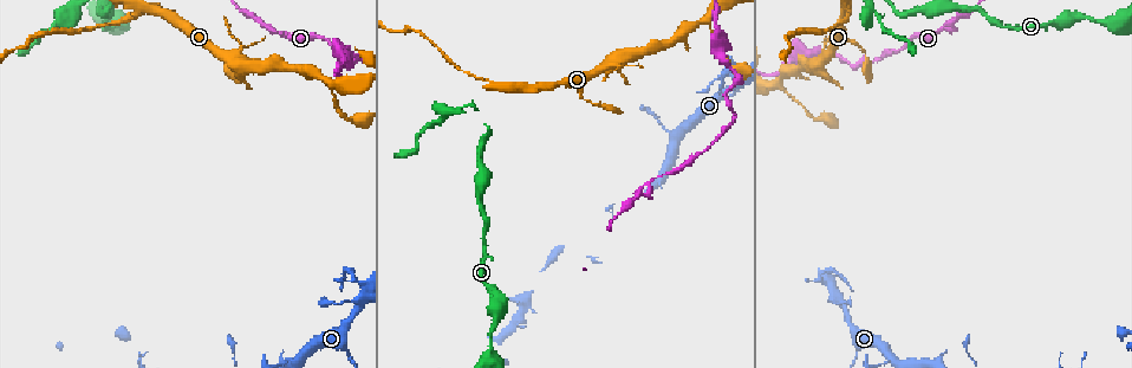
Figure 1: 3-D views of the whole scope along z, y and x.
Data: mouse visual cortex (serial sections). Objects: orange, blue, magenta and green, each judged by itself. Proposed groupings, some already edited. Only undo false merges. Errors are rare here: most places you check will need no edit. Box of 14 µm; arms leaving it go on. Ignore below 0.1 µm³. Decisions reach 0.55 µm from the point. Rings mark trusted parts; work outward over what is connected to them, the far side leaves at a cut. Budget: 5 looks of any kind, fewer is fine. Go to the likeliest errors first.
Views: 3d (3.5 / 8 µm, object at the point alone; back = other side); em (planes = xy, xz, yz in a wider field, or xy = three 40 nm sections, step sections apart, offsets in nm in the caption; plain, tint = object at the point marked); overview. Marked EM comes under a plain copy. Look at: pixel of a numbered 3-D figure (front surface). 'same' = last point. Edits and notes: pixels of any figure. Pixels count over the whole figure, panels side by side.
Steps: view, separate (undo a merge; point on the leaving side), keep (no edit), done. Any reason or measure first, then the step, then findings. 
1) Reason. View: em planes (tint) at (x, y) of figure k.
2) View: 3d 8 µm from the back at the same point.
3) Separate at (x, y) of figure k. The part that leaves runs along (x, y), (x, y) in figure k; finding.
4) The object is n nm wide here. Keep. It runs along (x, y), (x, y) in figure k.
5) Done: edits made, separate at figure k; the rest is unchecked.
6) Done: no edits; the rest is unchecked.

View: 3d 8 µm at (852, 67) of figure 1.

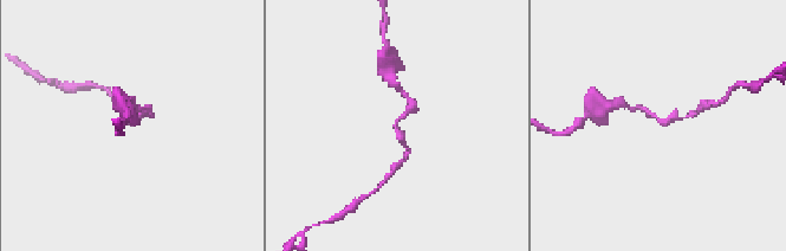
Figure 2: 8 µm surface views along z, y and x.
Closer look. View: 3d 3.5 µm at (393, 127) of figure 2.

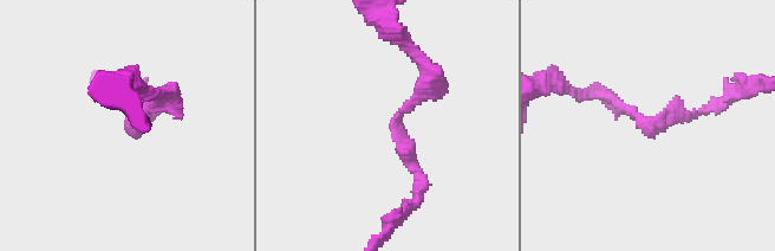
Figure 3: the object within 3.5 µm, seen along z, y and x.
The arms are 150, 200 nm wide. View: em xy step 2 (tint) at (648, 121) of figure 3.

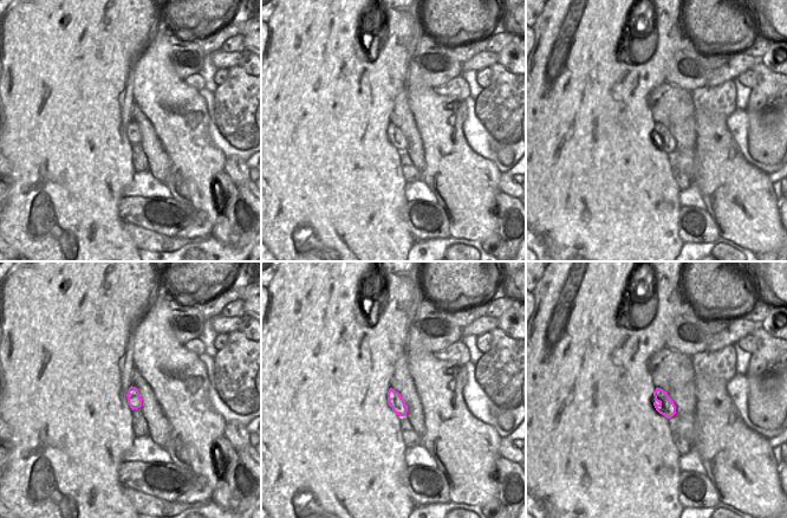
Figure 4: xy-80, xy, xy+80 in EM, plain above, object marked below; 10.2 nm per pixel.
Keep. It runs along (709, 108), (645, 123), (591, 94) in figure 3; one cell here.

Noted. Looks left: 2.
Calibre changes. View: 3d 3.5 µm at (127, 15) of figure 1.

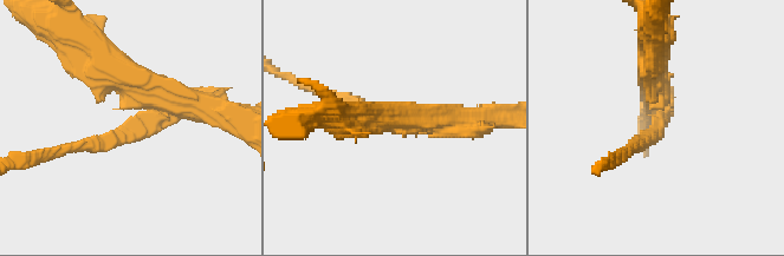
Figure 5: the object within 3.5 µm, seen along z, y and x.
The arms are 200, 350 nm wide. View: em planes (tint) at (134, 123) of figure 5.

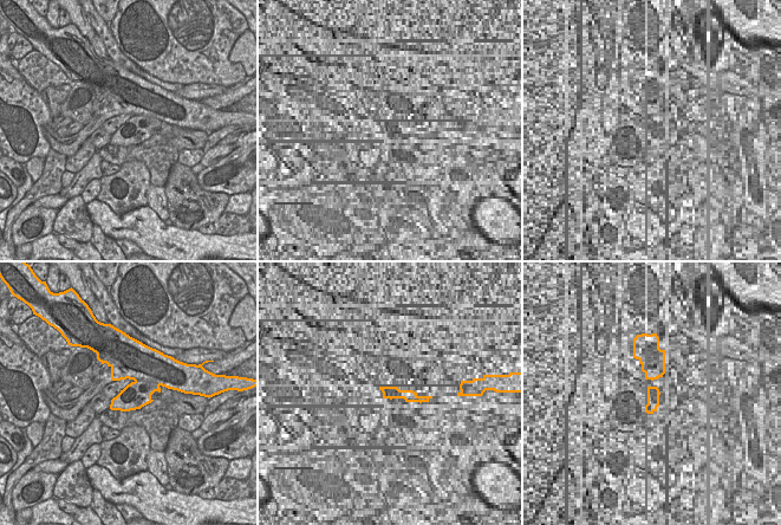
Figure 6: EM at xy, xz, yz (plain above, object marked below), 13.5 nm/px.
Separate at (112, 139) of figure 5. A second cell is stuck on.

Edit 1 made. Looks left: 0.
Done: edits made, separate at figure 5; the rest is unchecked.

